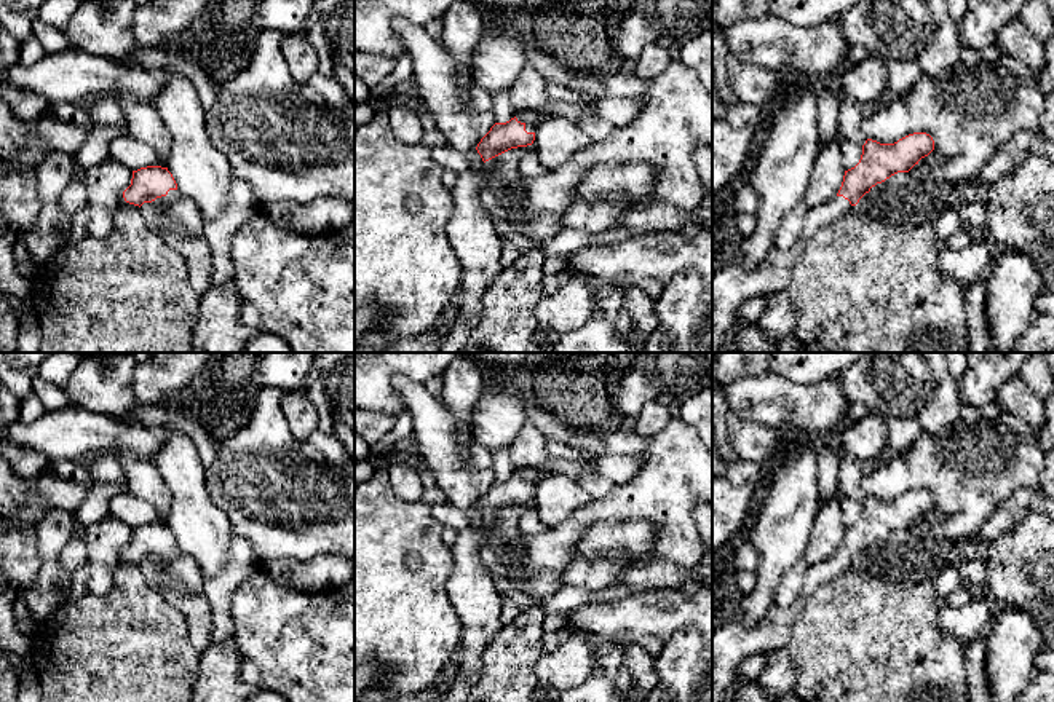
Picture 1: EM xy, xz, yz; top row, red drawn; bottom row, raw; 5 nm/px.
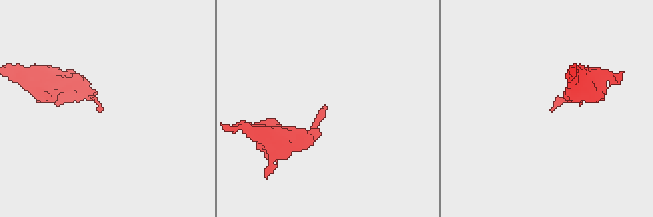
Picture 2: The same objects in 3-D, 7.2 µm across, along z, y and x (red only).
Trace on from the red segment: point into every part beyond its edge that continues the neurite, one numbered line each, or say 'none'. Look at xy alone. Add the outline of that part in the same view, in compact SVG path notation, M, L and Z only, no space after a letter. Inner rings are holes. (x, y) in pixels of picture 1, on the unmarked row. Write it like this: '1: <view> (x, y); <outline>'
1: xy (173, 552); M169 547L166 554L157 555L152 560L172 560L180 554L179 547Z

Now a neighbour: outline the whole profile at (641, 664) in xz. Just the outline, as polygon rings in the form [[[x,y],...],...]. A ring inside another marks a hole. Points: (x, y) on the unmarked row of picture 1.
[[[629,645],[624,653],[624,668],[629,670],[632,684],[640,696],[658,686],[658,670],[655,656],[648,654],[640,645]]]

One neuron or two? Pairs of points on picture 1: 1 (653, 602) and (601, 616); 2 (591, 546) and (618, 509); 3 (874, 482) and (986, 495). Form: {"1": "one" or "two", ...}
{"1": "one", "2": "two", "3": "one"}

